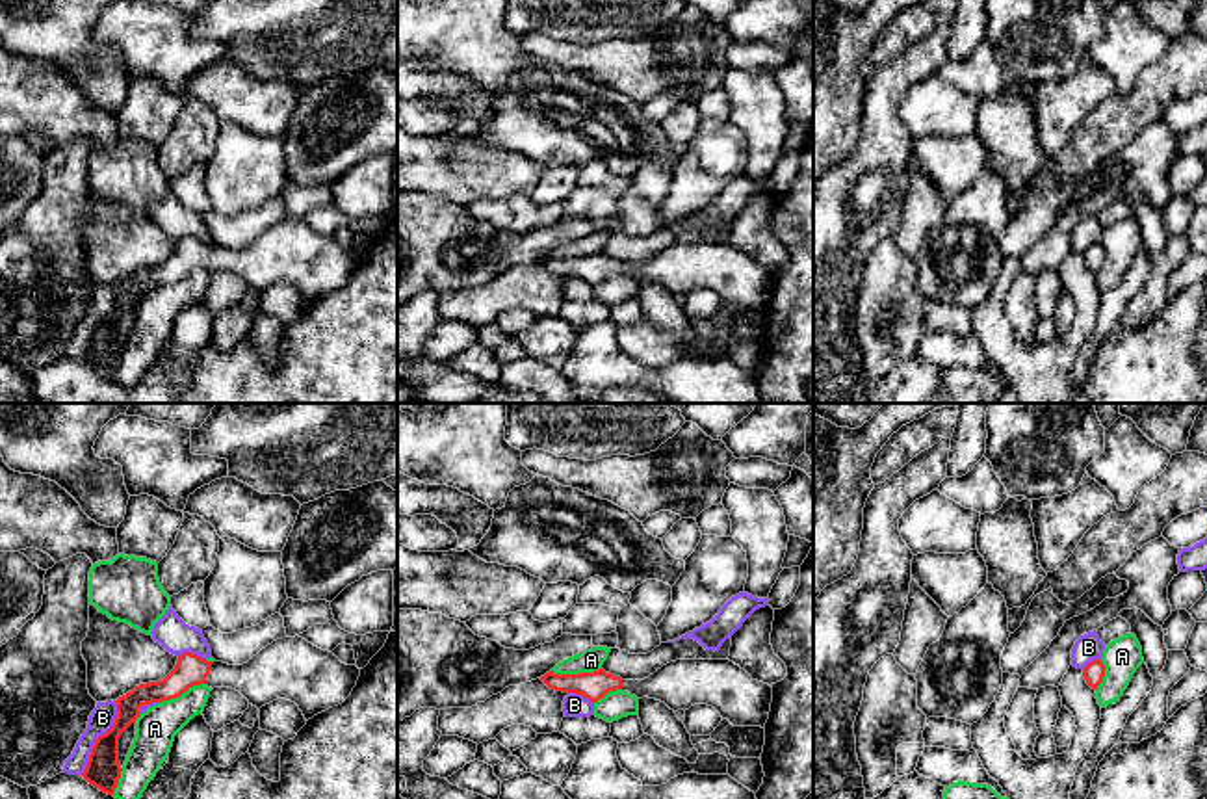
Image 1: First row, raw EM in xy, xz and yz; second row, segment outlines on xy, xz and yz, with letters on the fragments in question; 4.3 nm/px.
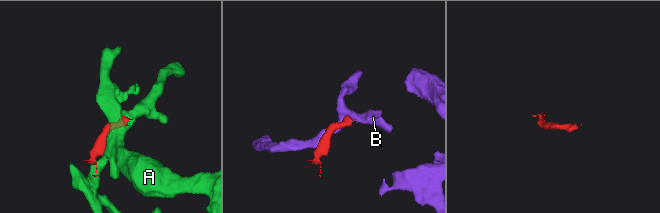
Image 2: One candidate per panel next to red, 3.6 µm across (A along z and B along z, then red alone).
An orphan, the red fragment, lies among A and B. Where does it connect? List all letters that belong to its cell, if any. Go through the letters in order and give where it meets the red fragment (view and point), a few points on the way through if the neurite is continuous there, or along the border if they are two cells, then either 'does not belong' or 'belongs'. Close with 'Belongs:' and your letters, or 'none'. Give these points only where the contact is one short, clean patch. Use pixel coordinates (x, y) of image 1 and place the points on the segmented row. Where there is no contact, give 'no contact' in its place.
A: contact xz (576, 675); does not belong
B: contact xy (99, 736); does not belong
Belongs: none

